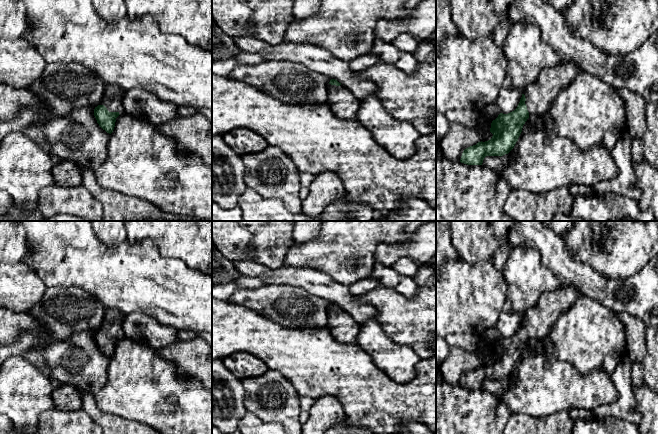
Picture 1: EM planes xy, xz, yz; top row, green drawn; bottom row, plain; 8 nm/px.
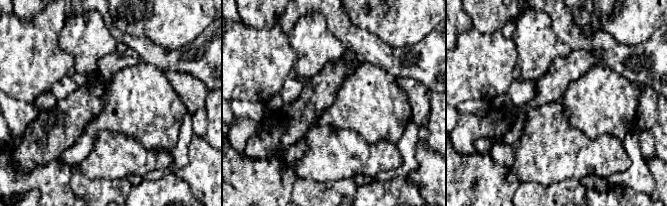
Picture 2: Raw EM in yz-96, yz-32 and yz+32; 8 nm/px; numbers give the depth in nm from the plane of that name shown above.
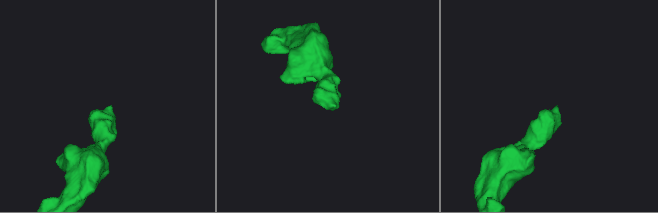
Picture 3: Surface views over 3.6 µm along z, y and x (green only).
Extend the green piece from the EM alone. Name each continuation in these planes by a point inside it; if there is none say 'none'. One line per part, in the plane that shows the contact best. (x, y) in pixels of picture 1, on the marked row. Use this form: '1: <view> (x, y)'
1: yz (540, 95)

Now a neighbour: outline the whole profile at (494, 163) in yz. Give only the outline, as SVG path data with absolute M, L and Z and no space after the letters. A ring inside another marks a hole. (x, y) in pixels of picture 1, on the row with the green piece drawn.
M486 156L482 166L496 173L503 173L504 166L500 156Z

